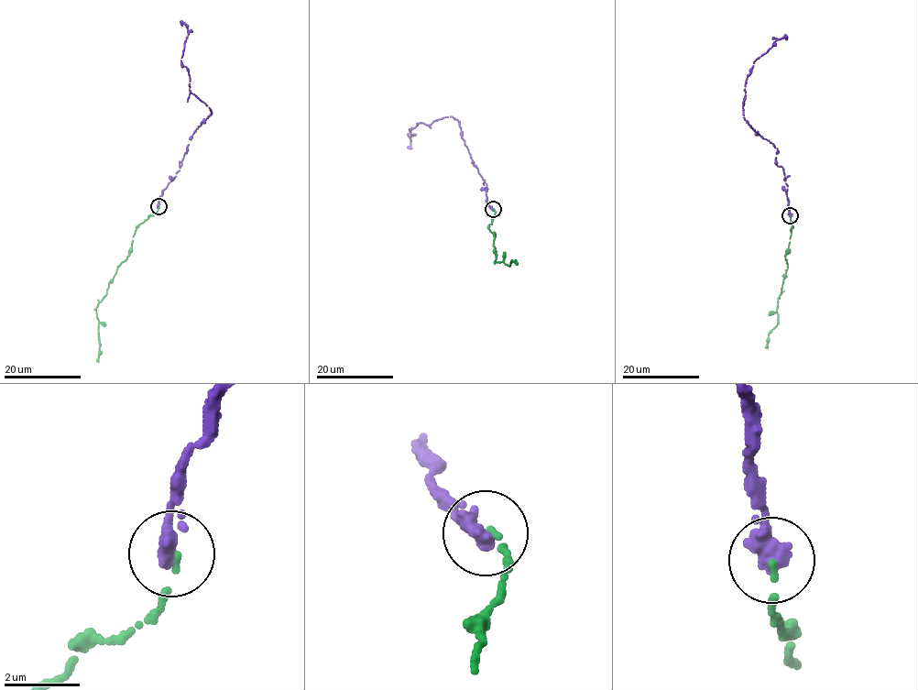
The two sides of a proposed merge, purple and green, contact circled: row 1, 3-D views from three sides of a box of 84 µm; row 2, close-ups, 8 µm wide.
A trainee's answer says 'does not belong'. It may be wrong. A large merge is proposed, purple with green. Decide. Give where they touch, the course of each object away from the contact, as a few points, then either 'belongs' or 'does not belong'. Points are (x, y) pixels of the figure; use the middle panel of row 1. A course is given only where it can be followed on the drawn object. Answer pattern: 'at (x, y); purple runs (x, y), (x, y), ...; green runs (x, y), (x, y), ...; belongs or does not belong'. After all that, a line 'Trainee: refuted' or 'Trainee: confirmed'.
at (493, 209); purple runs (493, 209), (458, 120), (447, 116), (427, 125), (420, 122), (409, 129), (407, 147); green runs (494, 209), (489, 228), (496, 234), (495, 261), (509, 266), (512, 260), (517, 263); belongs
Trainee: refuted

